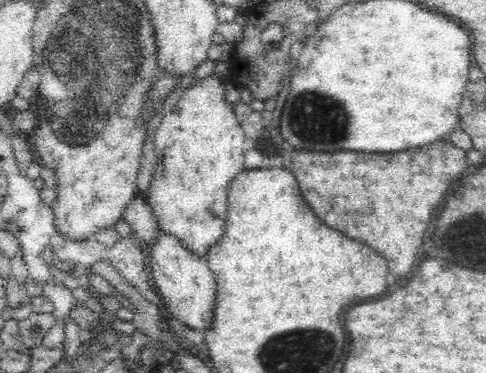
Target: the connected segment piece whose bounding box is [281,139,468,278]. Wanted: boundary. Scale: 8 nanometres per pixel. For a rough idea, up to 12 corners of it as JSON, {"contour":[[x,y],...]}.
{"contour":[[445,139],[283,166],[316,216],[410,274],[468,166]]}

